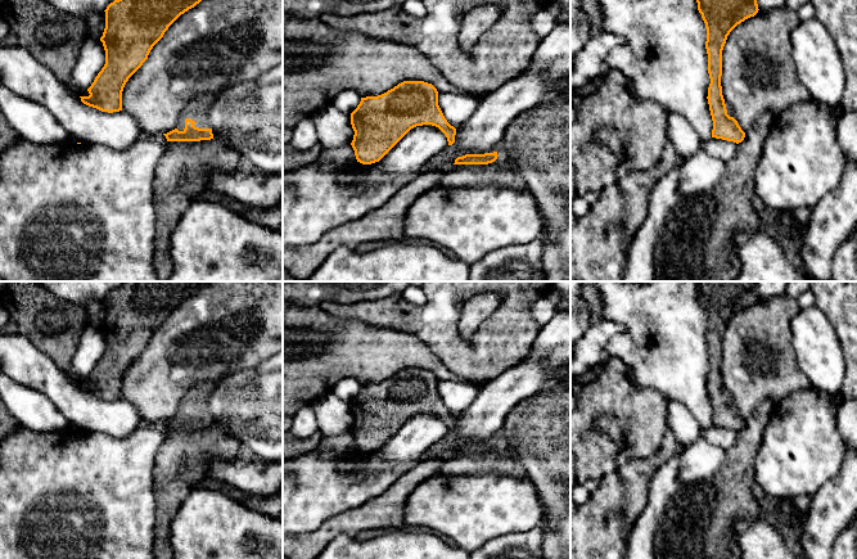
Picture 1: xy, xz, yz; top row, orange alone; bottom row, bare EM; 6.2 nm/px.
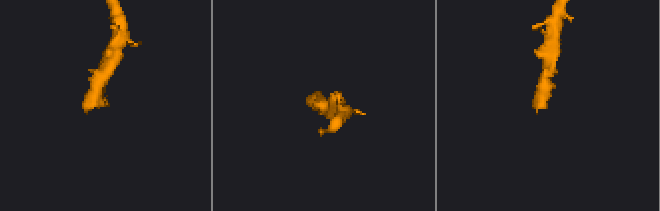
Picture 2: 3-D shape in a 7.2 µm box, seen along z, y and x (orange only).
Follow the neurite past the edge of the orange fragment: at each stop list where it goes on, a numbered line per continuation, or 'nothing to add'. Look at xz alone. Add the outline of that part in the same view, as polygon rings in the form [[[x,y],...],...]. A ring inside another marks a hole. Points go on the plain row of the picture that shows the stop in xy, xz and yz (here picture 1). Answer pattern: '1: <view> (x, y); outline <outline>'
nothing to add

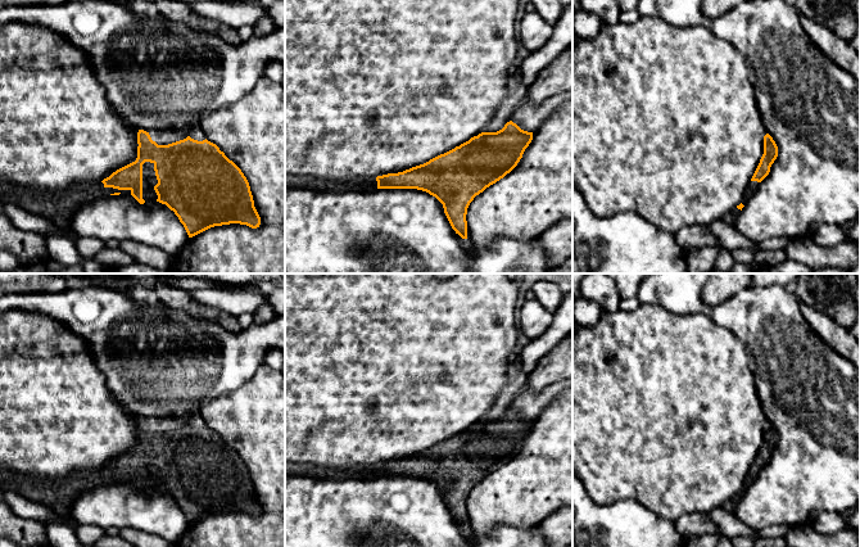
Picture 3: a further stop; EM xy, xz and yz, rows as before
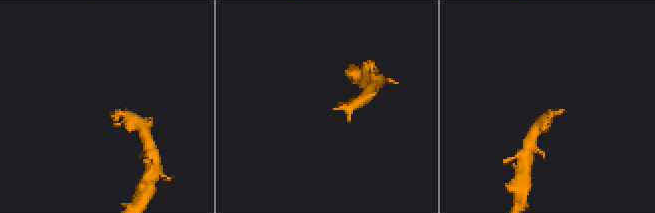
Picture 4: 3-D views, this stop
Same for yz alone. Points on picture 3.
1: yz (752, 475); outline [[[750,469],[748,474],[746,475],[742,492],[746,493],[746,491],[752,485],[752,483],[759,478],[760,470],[757,469]]]

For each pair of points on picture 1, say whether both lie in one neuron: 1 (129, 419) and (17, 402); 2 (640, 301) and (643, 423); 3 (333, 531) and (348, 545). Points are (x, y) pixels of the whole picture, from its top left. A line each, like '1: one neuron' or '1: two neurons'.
1: two neurons
2: two neurons
3: two neurons

